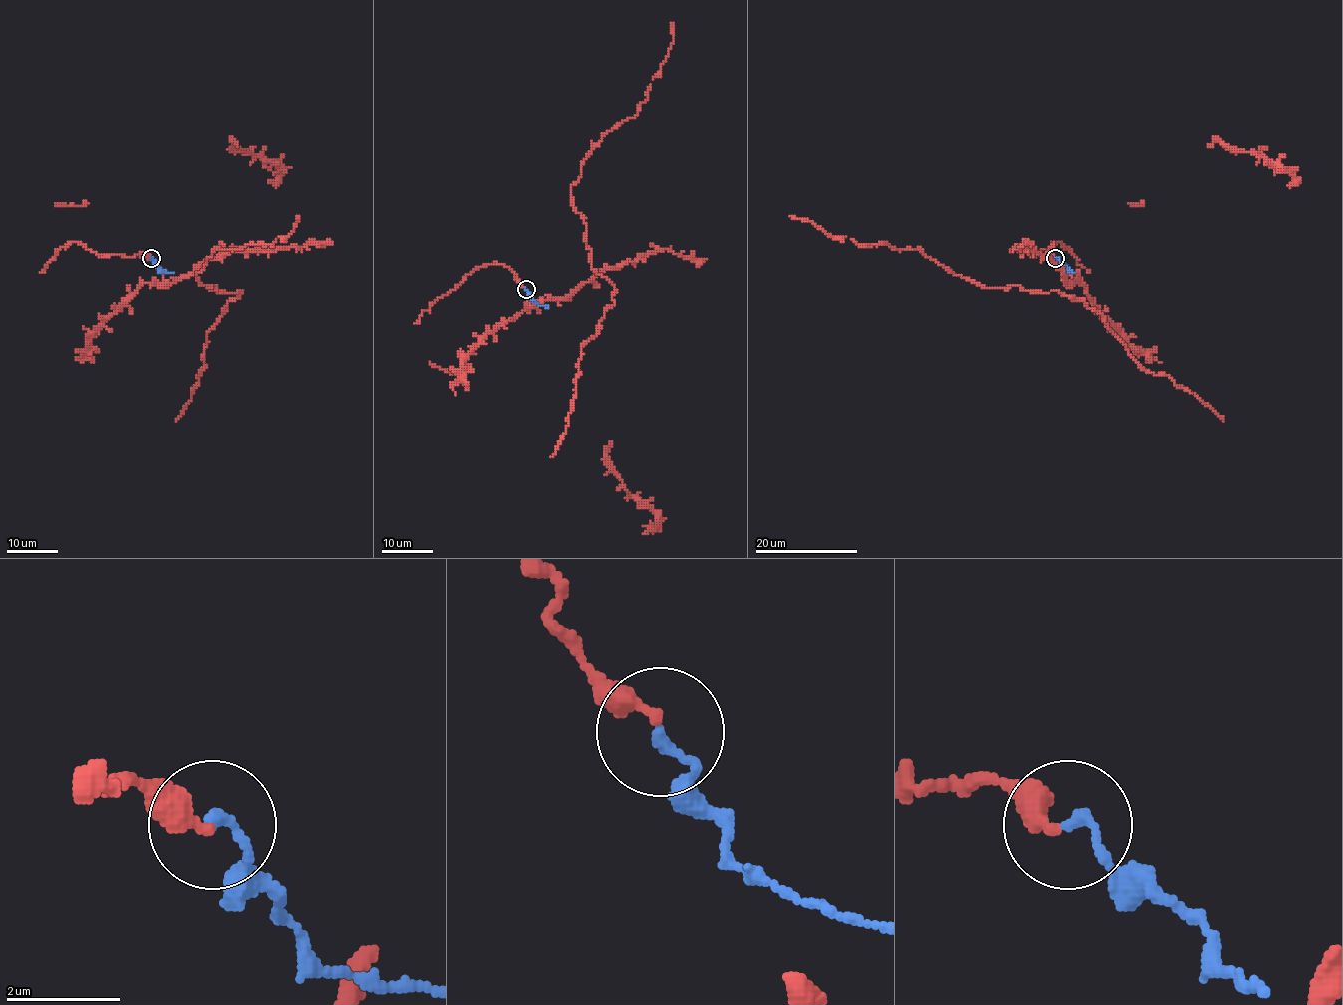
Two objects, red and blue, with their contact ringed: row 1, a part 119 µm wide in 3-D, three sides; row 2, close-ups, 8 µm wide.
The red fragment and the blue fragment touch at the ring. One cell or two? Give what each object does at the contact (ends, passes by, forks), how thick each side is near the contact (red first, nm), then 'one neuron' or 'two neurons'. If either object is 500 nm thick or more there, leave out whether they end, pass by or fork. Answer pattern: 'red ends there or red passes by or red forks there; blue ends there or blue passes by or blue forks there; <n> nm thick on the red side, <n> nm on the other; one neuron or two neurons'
red ends there; blue ends there; 320 nm thick on the red side, 180 nm on the other; one neuron

